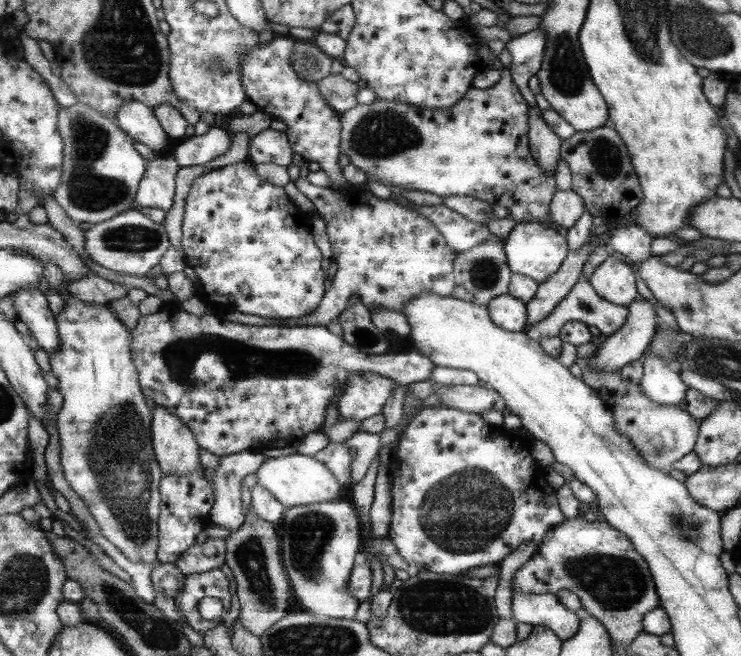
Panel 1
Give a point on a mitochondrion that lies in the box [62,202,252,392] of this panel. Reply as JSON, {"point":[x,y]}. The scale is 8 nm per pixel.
{"point":[130,239]}

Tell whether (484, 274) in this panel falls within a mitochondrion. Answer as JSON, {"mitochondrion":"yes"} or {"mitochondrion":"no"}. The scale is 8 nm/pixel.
{"mitochondrion":"yes"}

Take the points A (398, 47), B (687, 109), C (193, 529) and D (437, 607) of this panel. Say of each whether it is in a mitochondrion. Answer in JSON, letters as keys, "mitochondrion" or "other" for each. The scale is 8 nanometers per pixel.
{"A":"other","B":"other","C":"other","D":"mitochondrion"}

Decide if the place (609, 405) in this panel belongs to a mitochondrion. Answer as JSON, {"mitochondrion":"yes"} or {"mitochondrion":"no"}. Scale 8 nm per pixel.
{"mitochondrion":"no"}

